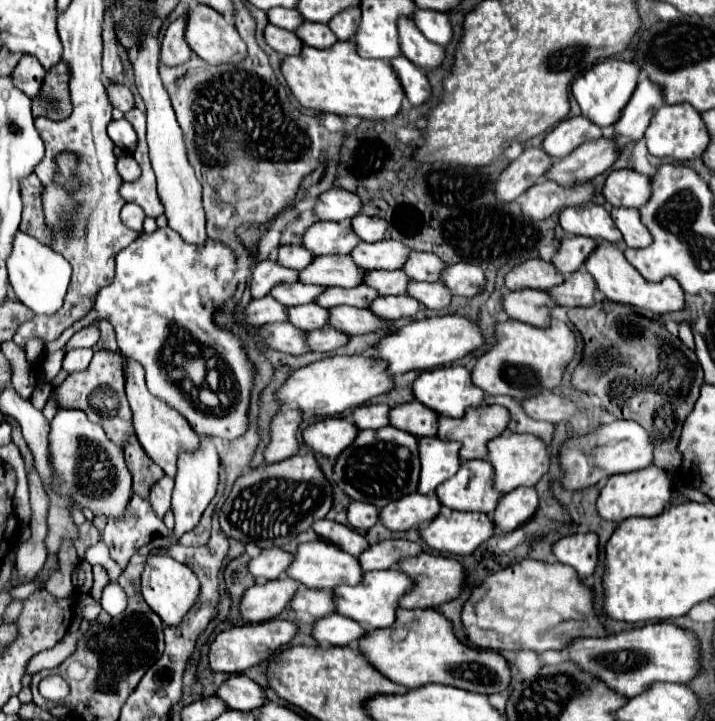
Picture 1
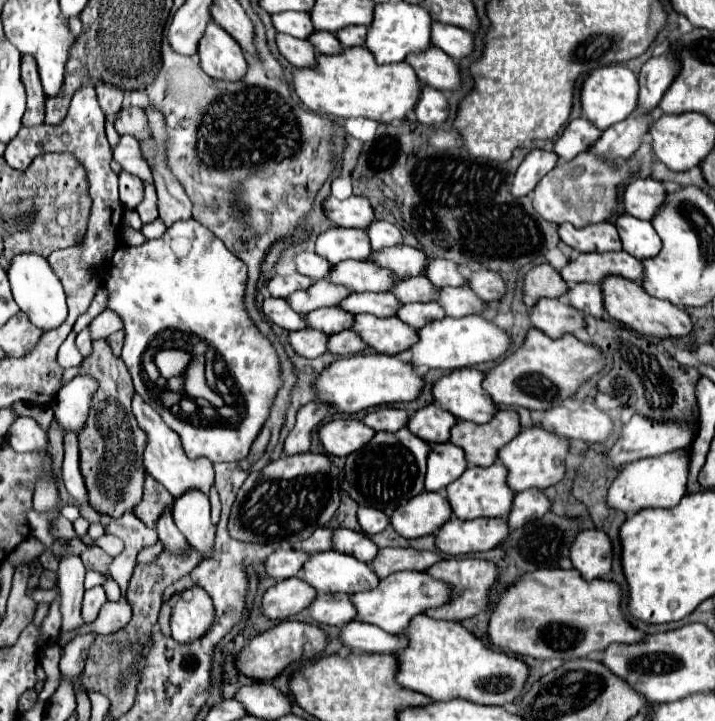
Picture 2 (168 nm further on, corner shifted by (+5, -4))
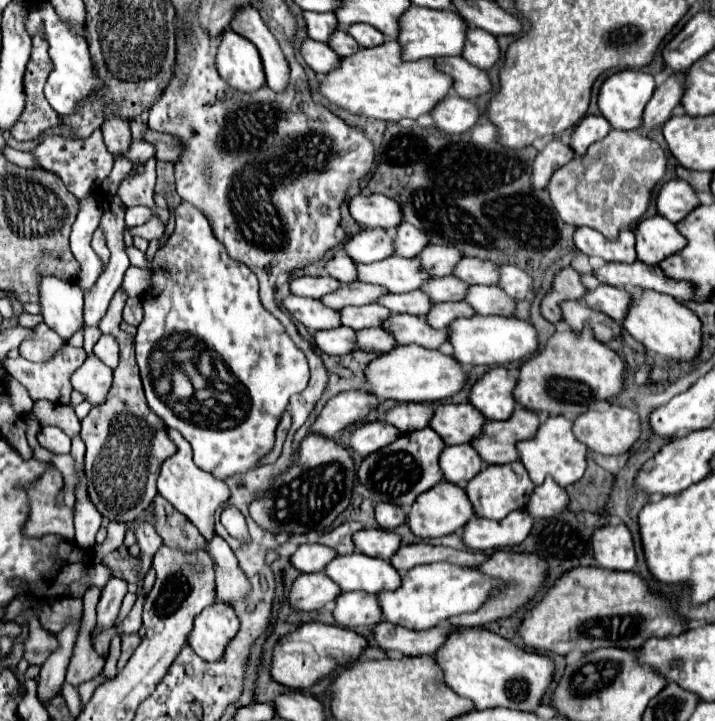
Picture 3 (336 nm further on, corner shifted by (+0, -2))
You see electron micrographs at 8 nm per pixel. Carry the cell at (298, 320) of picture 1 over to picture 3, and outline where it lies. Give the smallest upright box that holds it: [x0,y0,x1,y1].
[340,304,392,330]

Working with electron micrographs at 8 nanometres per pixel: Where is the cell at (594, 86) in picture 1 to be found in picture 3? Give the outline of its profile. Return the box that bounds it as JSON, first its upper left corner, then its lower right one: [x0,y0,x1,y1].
[598,70,656,130]

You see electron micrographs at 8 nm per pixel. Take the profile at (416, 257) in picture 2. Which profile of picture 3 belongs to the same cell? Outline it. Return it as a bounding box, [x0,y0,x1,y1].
[418,246,460,276]

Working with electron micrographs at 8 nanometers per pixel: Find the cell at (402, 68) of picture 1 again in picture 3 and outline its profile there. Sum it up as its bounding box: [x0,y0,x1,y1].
[432,96,480,134]

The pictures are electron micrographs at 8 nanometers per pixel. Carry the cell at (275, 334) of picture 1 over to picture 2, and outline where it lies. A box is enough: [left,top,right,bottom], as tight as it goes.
[287,328,327,358]

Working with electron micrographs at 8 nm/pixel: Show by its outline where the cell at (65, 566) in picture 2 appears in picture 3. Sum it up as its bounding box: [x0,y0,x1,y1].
[38,624,80,704]

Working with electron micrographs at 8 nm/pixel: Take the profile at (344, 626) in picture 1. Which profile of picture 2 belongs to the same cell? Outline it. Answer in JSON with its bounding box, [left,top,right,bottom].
[339,620,407,652]

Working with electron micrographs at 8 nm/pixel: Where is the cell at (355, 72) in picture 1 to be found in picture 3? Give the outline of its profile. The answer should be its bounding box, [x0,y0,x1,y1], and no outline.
[320,40,454,122]

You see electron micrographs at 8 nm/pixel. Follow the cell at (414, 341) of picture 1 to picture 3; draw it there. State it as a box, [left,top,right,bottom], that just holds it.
[450,316,538,366]

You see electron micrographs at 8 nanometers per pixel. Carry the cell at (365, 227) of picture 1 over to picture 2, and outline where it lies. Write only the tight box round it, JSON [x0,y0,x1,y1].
[367,220,401,250]

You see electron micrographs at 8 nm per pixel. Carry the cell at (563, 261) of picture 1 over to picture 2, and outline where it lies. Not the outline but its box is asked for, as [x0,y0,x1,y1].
[559,250,643,286]

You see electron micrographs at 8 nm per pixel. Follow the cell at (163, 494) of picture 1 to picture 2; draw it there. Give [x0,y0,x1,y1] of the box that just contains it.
[155,510,187,552]

